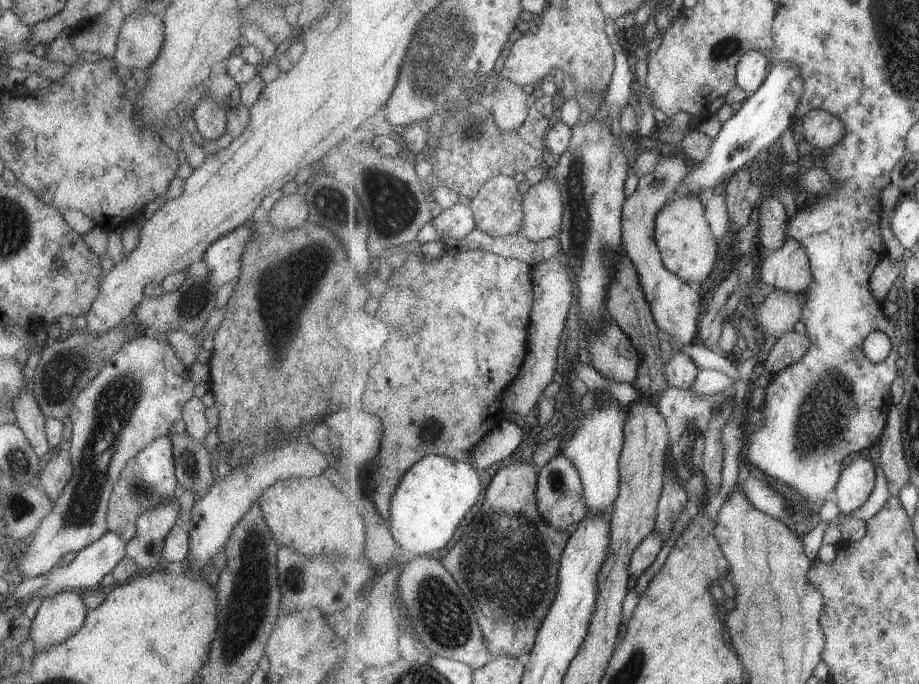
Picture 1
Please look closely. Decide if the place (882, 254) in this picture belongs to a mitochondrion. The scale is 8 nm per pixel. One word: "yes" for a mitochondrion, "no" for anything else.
no

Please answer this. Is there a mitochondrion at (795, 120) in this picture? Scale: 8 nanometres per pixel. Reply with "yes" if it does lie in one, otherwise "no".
no

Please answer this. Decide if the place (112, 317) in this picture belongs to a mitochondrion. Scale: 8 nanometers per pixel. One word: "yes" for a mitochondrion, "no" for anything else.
no

